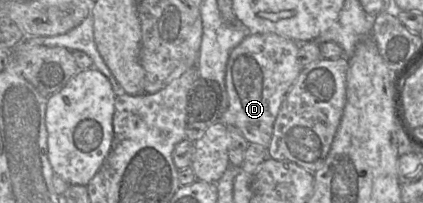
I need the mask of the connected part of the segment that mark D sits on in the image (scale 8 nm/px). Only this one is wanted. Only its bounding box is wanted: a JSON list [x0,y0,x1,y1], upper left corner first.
[220,34,303,147]

